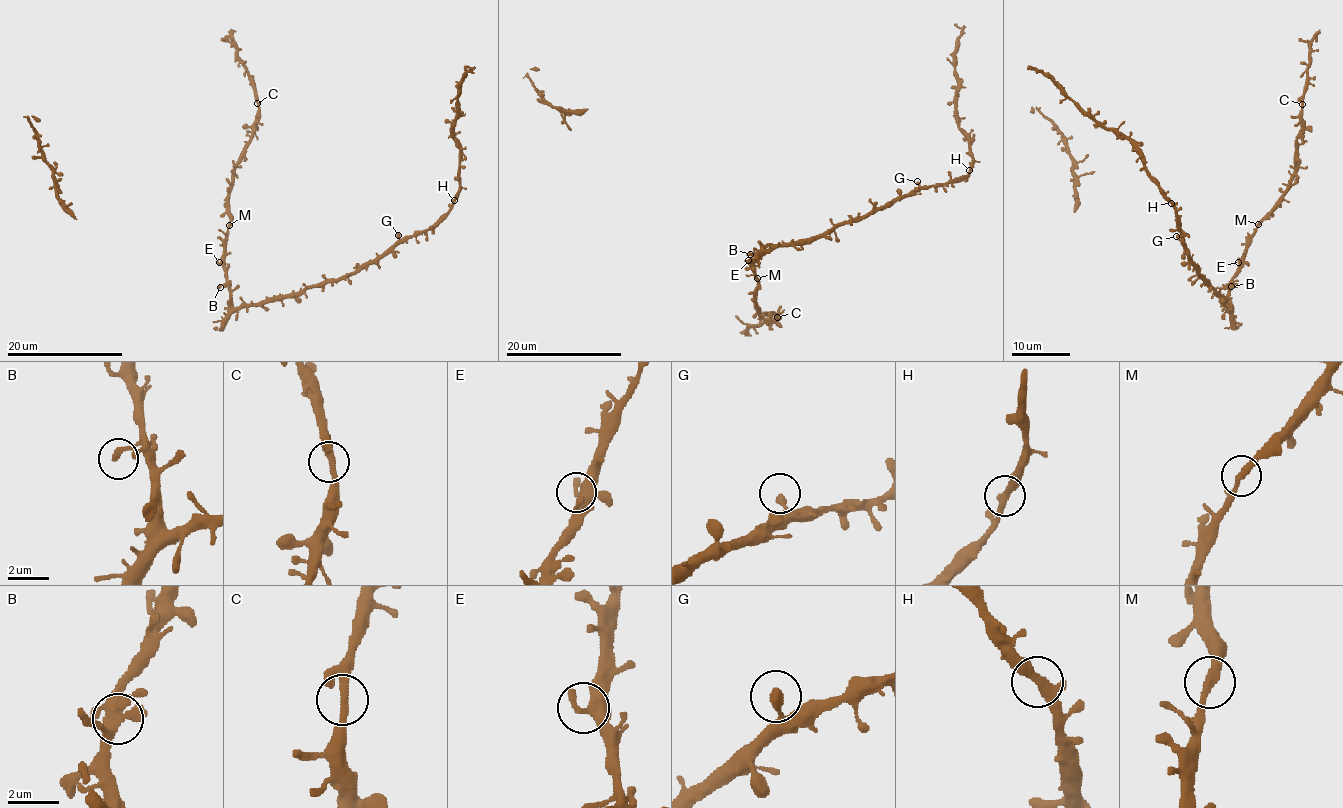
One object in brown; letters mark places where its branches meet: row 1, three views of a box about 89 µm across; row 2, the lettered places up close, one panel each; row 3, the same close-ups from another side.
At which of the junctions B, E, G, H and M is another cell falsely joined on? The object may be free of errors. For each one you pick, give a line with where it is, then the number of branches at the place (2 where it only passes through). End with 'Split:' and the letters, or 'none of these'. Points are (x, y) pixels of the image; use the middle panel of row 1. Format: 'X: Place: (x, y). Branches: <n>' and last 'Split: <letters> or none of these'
Split: none of these

